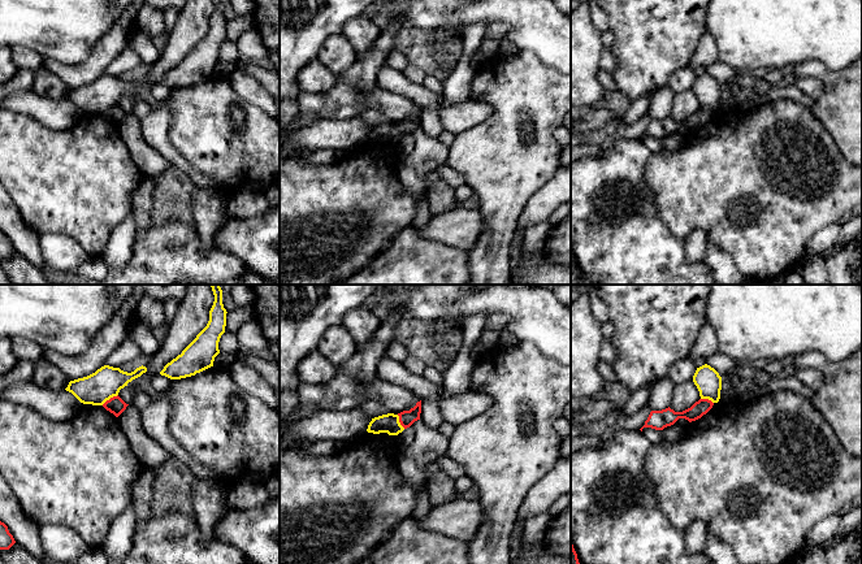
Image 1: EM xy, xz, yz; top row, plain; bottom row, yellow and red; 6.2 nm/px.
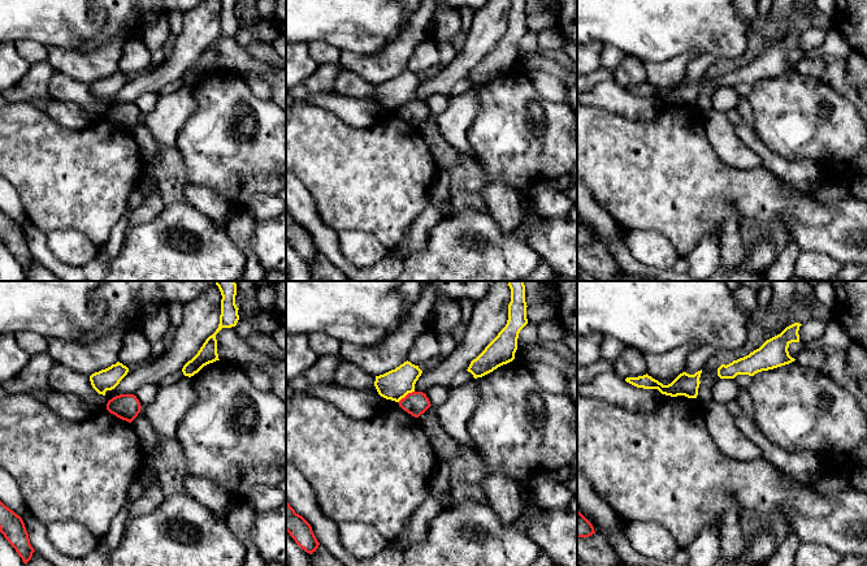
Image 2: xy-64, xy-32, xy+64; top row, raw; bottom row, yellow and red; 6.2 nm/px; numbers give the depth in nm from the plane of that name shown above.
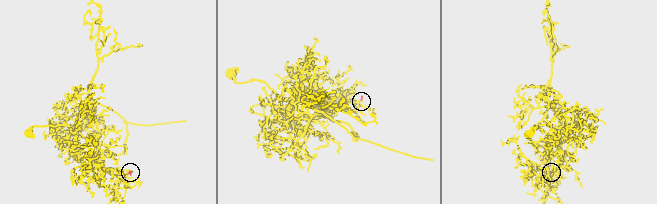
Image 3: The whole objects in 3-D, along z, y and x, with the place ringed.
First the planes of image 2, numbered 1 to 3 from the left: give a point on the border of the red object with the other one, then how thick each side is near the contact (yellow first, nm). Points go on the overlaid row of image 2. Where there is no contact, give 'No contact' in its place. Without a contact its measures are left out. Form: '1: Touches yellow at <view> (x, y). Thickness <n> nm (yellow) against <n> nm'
1: No contact
2: Touches yellow at xy-32 (406, 394). Thickness 190 nm (yellow) against 140 nm
3: No contact

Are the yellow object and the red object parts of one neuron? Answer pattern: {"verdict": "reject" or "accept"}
{"verdict": "reject"}

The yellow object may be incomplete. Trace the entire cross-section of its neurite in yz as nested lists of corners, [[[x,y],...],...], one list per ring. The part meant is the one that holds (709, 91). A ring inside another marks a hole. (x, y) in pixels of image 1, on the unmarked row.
[[[707,73],[697,77],[693,84],[693,91],[699,100],[701,108],[709,108],[712,112],[719,110],[722,99],[722,86],[714,77]]]

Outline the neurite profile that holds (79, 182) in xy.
[[[0,107],[0,183],[13,199],[23,222],[36,234],[69,235],[81,243],[90,257],[101,256],[105,251],[113,229],[125,221],[125,218],[133,212],[133,195],[138,190],[143,178],[144,174],[134,164],[125,143],[118,134],[118,127],[103,114],[83,113],[70,129],[59,131],[44,126],[30,116]]]

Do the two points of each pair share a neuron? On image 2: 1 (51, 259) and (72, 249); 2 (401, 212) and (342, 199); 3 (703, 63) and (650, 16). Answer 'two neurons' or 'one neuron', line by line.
1: two neurons
2: one neuron
3: two neurons

